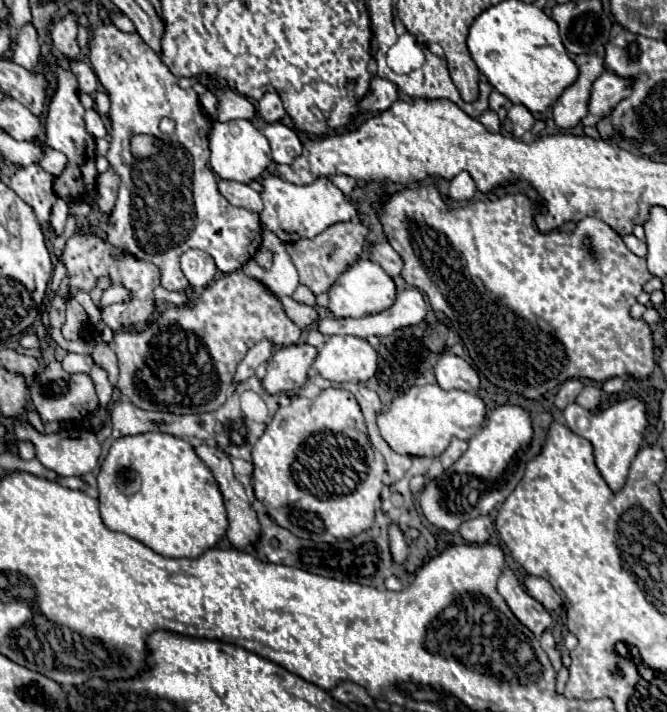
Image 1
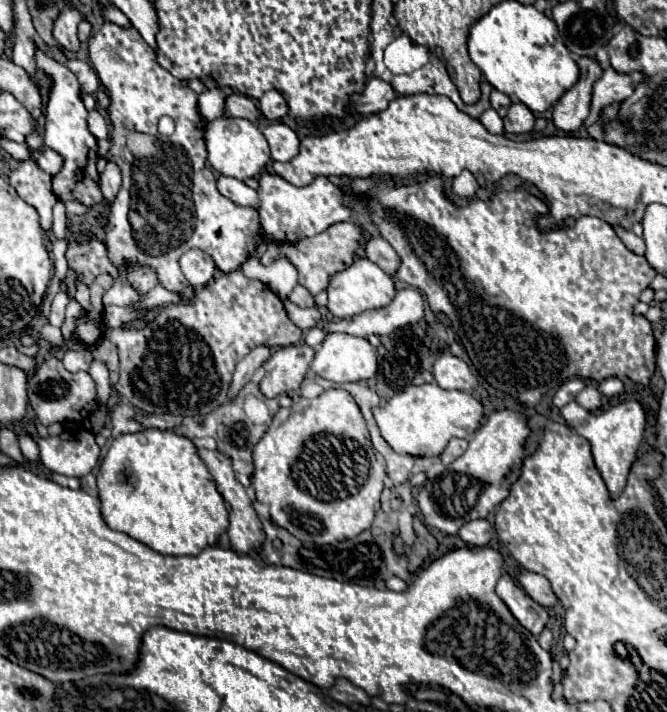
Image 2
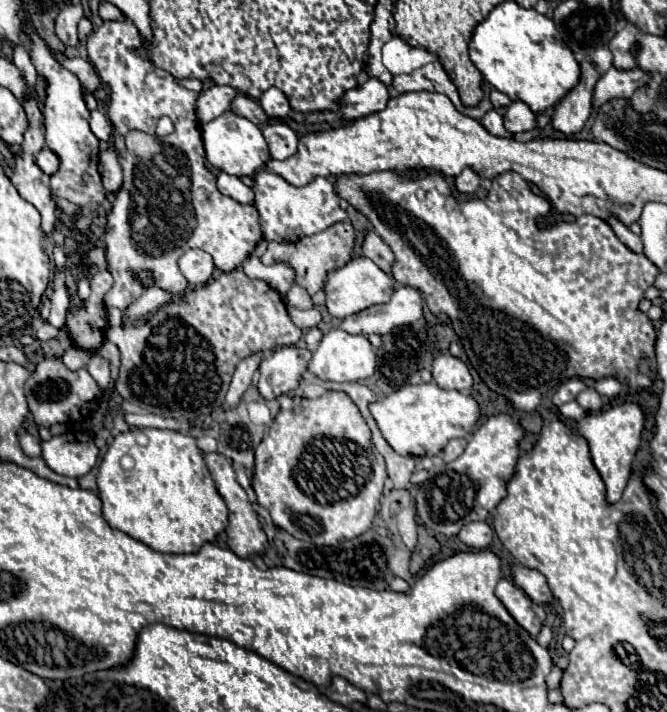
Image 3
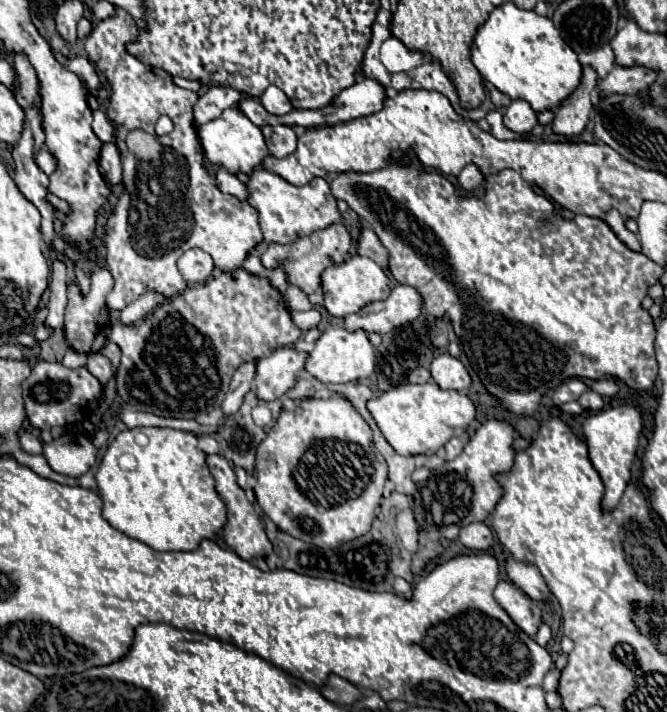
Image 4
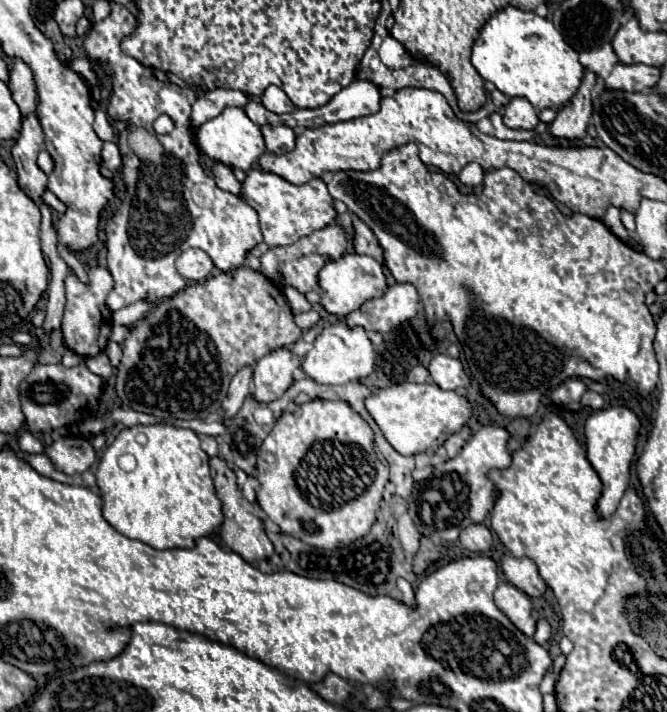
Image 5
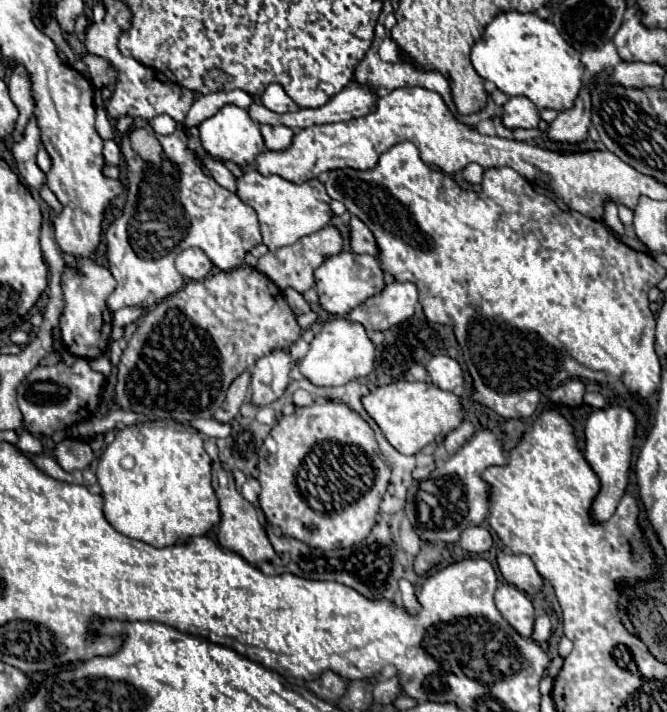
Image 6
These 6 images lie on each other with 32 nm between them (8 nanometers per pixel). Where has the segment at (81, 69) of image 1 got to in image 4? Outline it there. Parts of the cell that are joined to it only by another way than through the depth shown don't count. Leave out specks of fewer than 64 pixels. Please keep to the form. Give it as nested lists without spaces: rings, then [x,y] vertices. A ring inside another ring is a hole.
[[[65,58],[63,66],[69,66],[69,70],[78,74],[80,80],[88,86],[88,90],[98,89],[101,85],[99,77],[94,72],[94,66],[88,58]]]

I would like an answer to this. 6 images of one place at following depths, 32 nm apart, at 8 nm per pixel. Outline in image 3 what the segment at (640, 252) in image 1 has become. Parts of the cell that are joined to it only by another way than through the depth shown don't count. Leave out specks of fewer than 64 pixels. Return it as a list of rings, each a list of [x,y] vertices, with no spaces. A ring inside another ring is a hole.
[[[612,216],[612,220],[608,220],[608,224],[610,224],[610,228],[616,232],[616,236],[632,250],[632,252],[642,252],[642,240],[636,236],[636,234],[632,234],[624,224],[620,224],[620,220],[616,220],[616,216]]]

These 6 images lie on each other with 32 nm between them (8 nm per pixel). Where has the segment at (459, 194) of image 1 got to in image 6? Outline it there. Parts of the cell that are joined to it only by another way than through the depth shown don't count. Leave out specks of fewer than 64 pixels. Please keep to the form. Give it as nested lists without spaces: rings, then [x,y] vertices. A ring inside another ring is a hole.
[[[468,164],[468,166],[464,168],[462,176],[464,176],[464,180],[470,182],[470,184],[480,184],[480,182],[482,182],[482,172],[484,172],[484,168],[482,168],[480,164]]]

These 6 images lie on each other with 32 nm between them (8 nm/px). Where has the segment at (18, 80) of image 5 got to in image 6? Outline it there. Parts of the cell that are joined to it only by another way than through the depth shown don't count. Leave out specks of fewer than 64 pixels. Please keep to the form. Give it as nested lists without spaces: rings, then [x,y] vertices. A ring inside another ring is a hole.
[[[22,66],[12,70],[8,88],[10,88],[10,98],[18,108],[16,132],[12,134],[12,138],[14,138],[14,142],[20,142],[20,136],[24,136],[24,124],[28,124],[28,120],[32,118],[32,110],[34,110],[34,98],[30,94],[30,80]]]

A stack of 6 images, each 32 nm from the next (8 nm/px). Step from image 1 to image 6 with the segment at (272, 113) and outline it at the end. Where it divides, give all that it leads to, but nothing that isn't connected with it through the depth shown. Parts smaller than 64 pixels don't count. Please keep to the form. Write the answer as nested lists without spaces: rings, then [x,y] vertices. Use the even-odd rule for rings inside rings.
[[[270,84],[264,94],[262,94],[262,104],[276,112],[276,114],[284,114],[284,112],[296,112],[298,104],[284,92],[284,88],[280,84]]]

